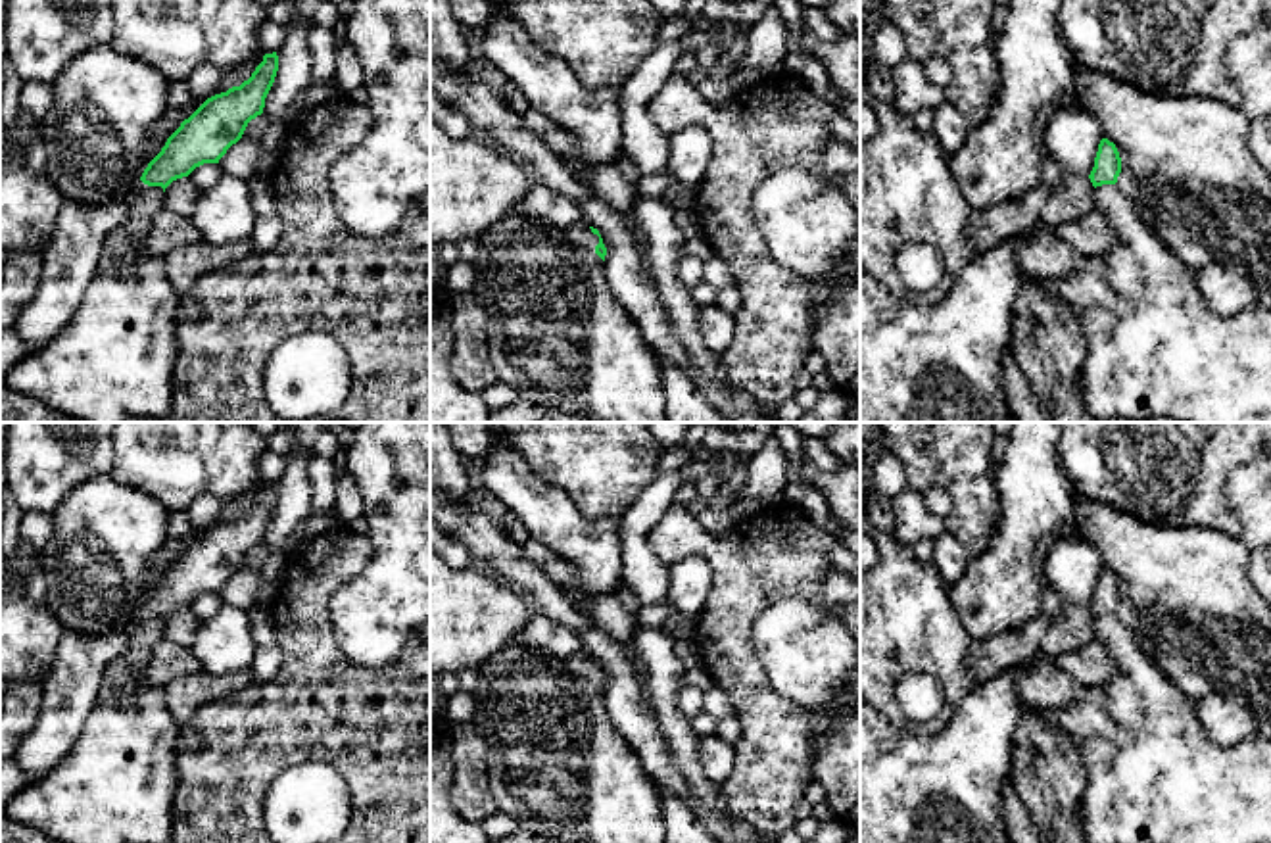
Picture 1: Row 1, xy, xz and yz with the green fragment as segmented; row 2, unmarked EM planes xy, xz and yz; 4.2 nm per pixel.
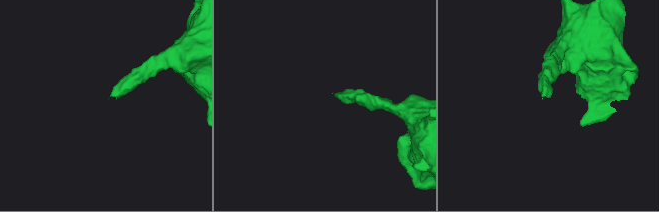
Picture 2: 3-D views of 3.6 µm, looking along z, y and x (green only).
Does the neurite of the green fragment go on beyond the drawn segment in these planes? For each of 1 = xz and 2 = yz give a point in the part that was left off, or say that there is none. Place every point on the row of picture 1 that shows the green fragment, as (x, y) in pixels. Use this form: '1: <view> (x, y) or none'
1: xz (580, 235)
2: yz (1154, 350)

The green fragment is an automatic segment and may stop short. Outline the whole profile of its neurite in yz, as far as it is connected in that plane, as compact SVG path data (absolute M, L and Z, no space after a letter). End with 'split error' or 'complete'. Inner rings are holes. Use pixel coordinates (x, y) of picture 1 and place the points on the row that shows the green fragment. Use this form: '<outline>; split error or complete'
M1102 138L1094 157L1094 167L1089 175L1094 186L1094 211L1100 211L1115 234L1115 246L1106 257L1087 259L1073 275L1056 280L1041 280L1050 296L1067 303L1081 321L1081 330L1087 342L1087 355L1079 374L1079 388L1087 411L1096 419L1127 419L1140 422L1148 419L1171 419L1175 422L1271 422L1271 309L1252 305L1233 317L1213 313L1202 298L1196 282L1196 273L1190 271L1179 255L1175 255L1135 213L1131 202L1117 188L1121 173L1121 157L1114 142Z; split error

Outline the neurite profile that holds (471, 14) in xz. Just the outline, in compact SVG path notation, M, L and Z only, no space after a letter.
M449 0L457 23L474 38L486 25L492 0Z

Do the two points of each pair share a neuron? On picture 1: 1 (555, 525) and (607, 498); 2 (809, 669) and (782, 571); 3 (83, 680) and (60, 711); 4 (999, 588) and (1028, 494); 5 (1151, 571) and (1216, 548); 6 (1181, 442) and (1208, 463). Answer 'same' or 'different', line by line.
1: different
2: different
3: same
4: same
5: same
6: same

